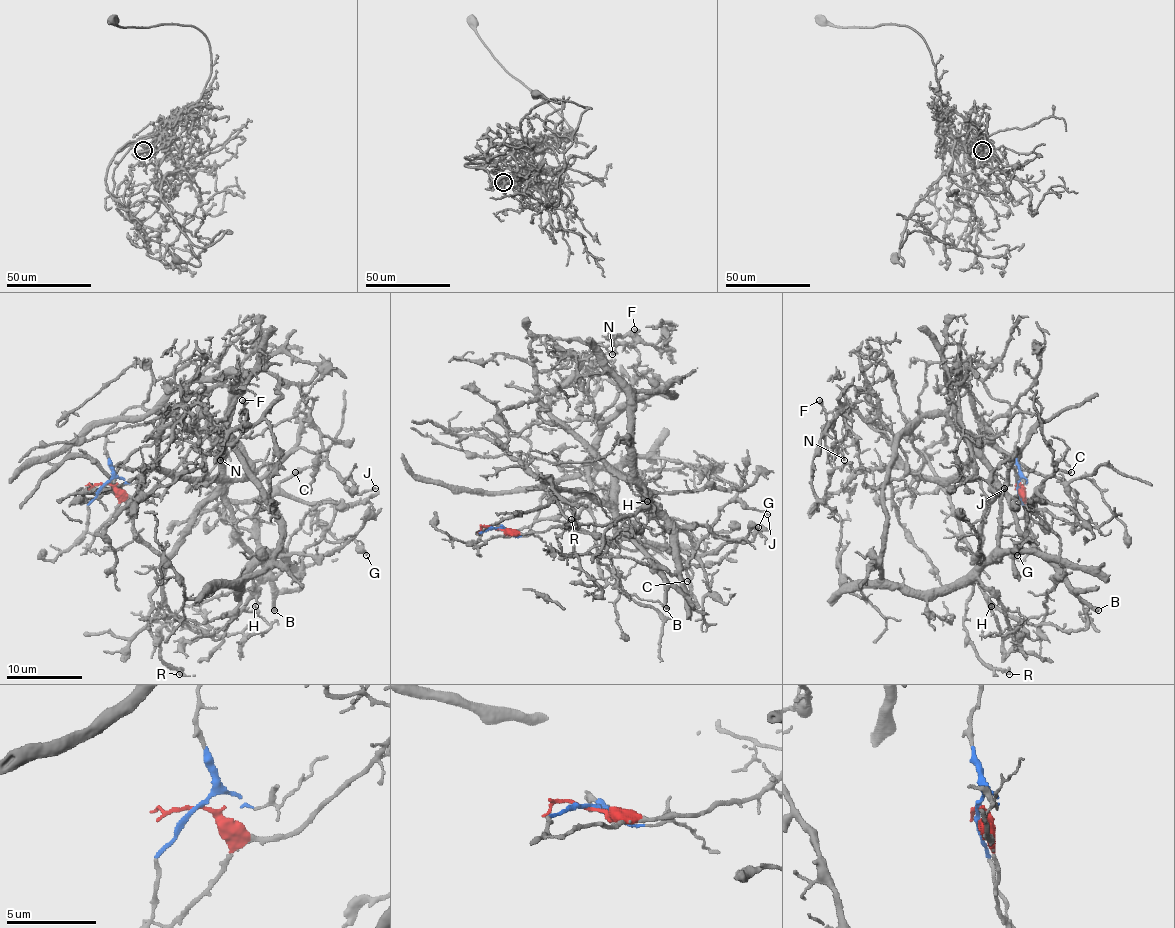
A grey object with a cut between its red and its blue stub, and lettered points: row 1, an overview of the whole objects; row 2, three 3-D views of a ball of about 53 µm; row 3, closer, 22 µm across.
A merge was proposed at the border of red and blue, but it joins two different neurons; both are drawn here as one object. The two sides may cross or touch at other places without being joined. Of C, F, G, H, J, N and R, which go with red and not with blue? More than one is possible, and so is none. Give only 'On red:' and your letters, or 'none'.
On red: H, J

